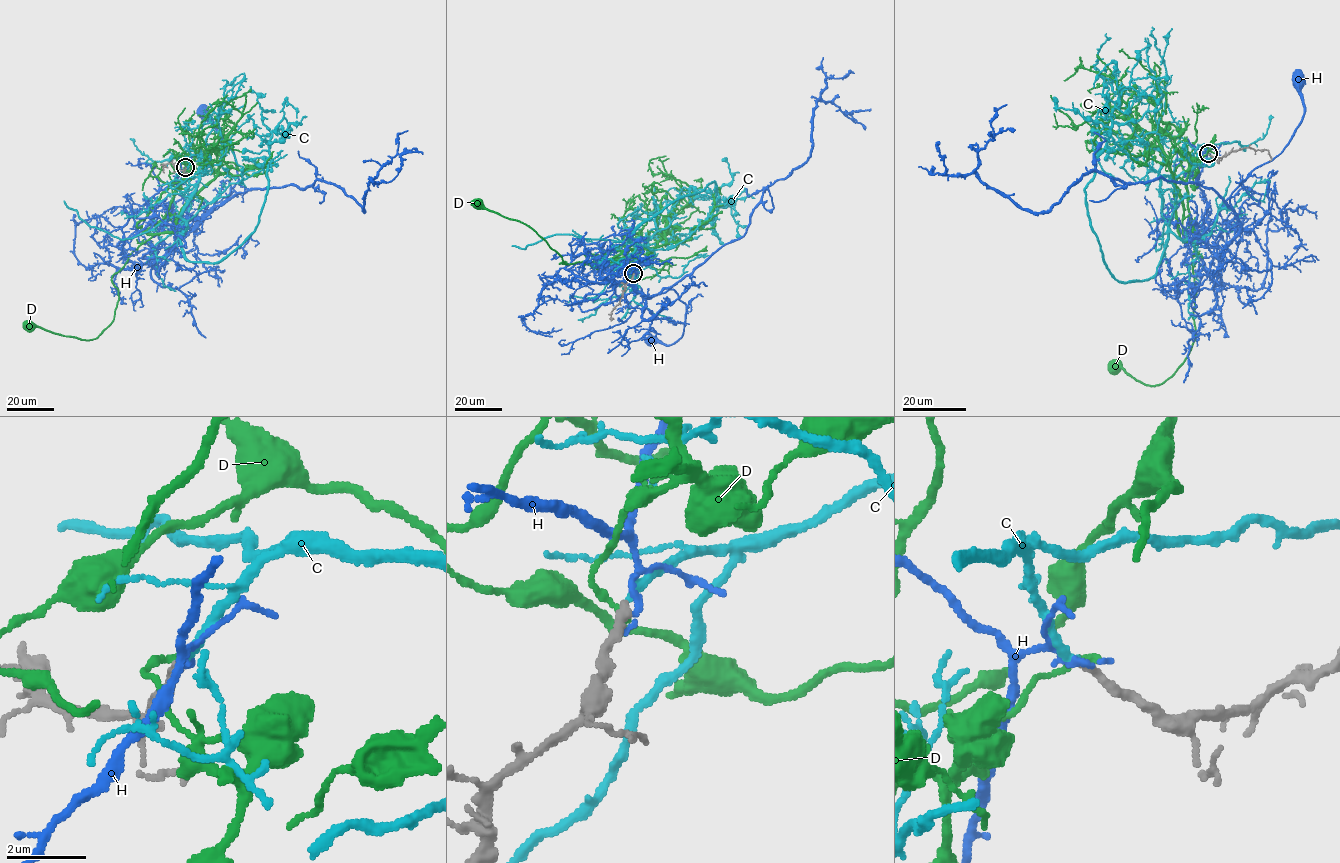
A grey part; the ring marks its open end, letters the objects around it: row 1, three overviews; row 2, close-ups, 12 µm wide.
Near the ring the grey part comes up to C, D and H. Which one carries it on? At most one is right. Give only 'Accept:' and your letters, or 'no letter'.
Accept: C

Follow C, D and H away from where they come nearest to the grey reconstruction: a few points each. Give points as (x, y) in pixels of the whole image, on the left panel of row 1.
C: (186, 167), (200, 160), (204, 168), (181, 216), (188, 220), (269, 164), (264, 158), (286, 99), (297, 117)
D: (186, 167), (187, 186), (111, 277), (119, 300), (113, 321), (96, 339), (29, 327)
H: (186, 167), (147, 202), (150, 222), (122, 246), (136, 264), (159, 260), (237, 182), (234, 154), (206, 111)

